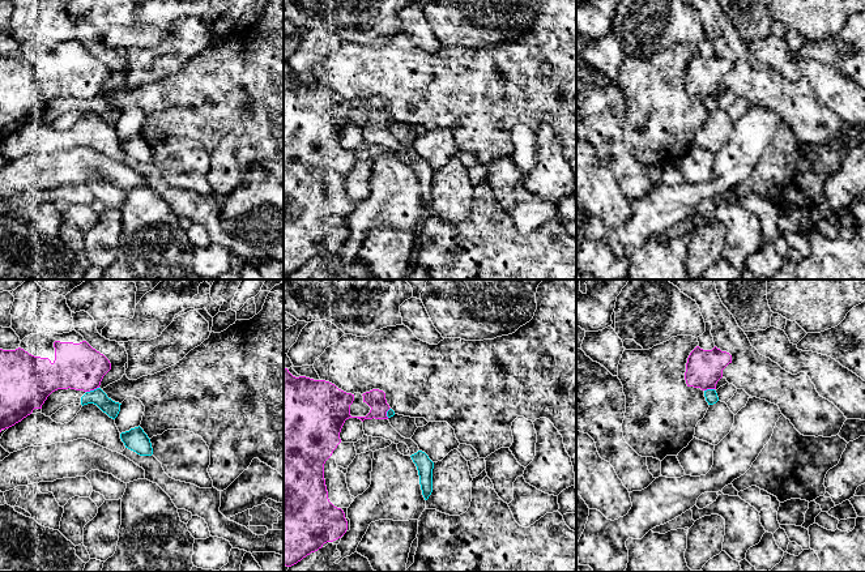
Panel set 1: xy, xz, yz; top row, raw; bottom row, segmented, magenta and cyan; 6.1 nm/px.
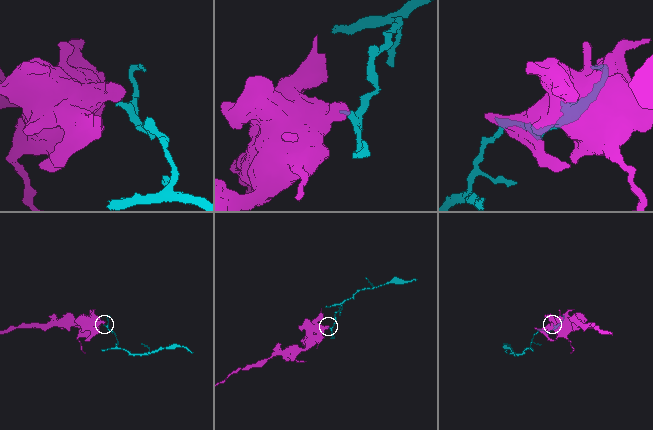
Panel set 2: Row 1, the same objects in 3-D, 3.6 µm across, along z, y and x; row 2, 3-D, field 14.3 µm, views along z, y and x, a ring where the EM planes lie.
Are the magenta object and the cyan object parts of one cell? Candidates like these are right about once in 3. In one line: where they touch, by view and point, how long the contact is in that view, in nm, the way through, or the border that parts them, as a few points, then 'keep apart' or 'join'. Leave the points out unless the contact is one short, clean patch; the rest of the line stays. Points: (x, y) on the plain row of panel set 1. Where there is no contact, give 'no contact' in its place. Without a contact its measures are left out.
xy (92, 97) | 90 nm | along xy (98, 94), (86, 99) | keep apart

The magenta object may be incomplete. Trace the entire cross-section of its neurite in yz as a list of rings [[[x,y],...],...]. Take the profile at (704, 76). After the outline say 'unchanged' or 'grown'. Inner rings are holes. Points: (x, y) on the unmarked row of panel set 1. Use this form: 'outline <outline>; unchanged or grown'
outline [[[696,54],[689,63],[685,87],[687,94],[702,98],[716,97],[717,89],[723,85],[723,77],[732,71],[732,63],[716,54],[712,57],[703,57]]]; unchanged

